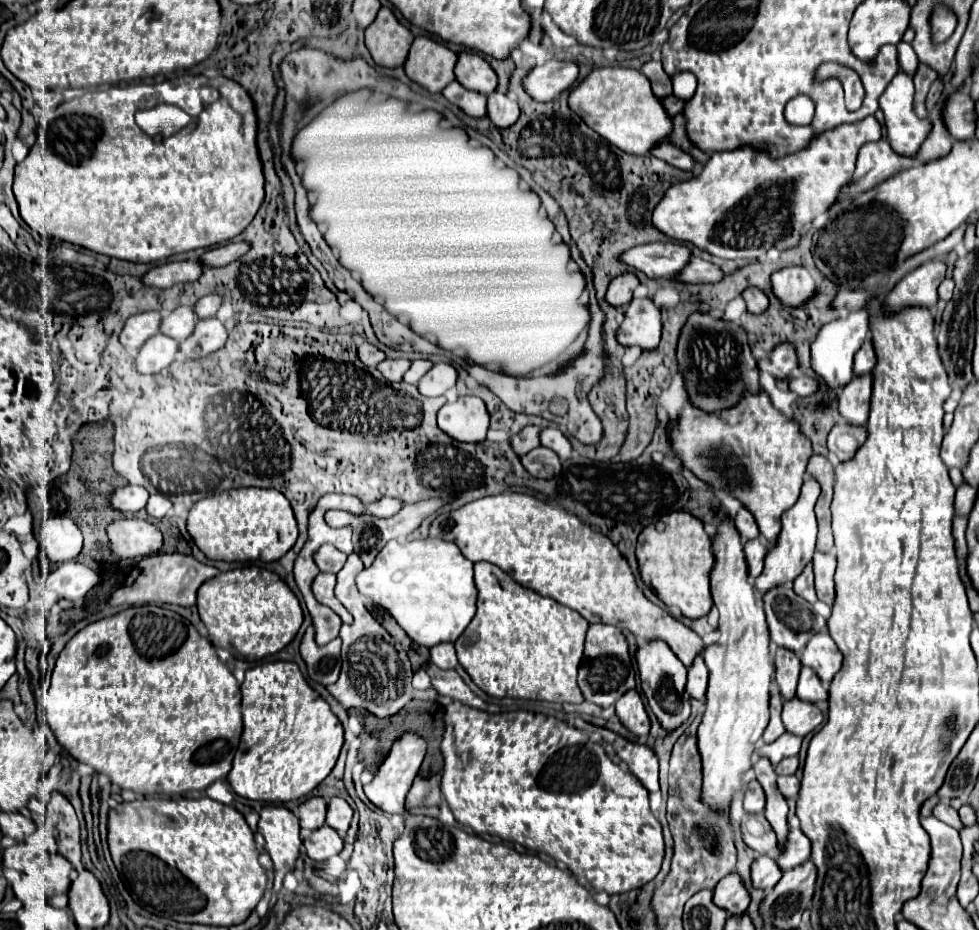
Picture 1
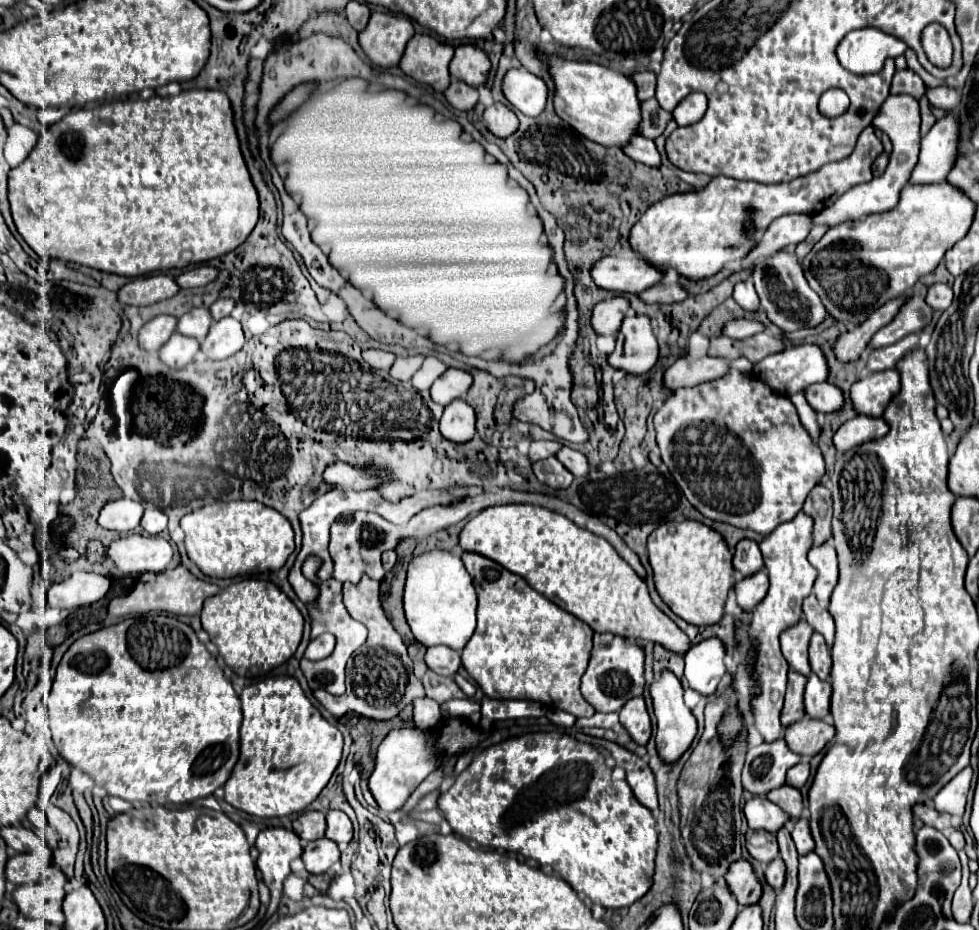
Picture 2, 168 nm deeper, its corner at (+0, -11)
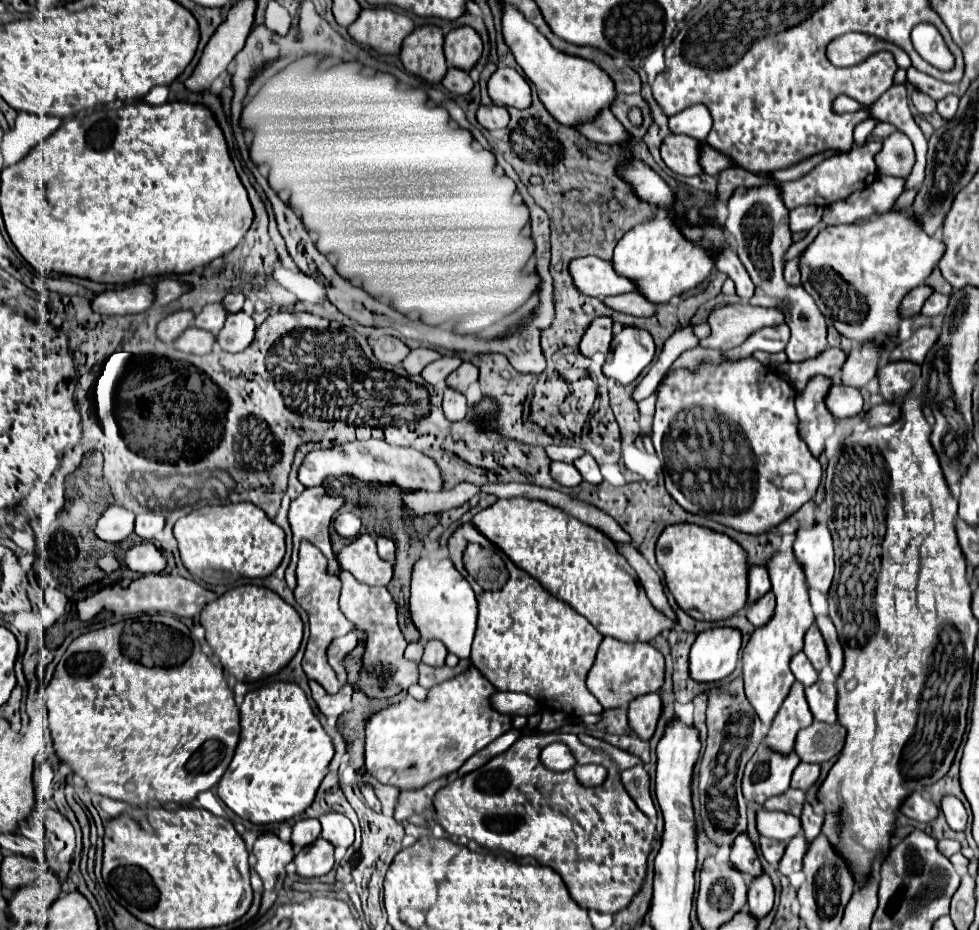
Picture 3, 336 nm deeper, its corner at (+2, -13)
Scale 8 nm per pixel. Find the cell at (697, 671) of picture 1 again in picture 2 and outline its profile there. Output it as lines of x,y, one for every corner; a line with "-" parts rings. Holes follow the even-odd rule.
716,636
694,644
684,656
686,660
684,678
688,686
704,696
714,694
718,684
726,676
724,656
726,656
724,642

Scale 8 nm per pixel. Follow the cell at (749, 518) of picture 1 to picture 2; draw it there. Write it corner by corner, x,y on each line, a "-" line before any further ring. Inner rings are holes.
742,540
738,546
736,546
736,554
734,554
734,568
744,576
752,576
756,572
760,572
764,568
764,560
762,560
762,554
760,554
760,548
756,542
752,540

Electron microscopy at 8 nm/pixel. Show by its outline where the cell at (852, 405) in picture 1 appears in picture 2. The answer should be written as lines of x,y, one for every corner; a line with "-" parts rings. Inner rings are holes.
896,368
872,372
852,386
852,402
860,414
882,416
890,400
900,392
900,372

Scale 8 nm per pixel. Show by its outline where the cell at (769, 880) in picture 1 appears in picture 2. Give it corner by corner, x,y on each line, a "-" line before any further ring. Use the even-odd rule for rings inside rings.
778,856
778,858
774,858
768,866
766,866
766,880
768,880
768,884
774,888
774,890
778,890
778,888
782,888
784,886
784,880
786,880
786,864
784,864
784,860

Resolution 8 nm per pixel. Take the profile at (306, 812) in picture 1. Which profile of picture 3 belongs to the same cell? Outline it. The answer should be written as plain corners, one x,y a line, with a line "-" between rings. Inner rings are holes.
306,818
296,822
296,826
292,828
292,844
296,848
304,848
308,844
312,844
316,838
320,836
320,822
314,818

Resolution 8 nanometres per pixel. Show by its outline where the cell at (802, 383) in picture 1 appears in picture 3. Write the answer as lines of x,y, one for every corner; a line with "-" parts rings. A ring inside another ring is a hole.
834,382
830,386
830,396
826,396
826,406
830,408
832,416
848,418
848,416
854,416
854,414
862,412
864,400
862,400
862,396
856,388

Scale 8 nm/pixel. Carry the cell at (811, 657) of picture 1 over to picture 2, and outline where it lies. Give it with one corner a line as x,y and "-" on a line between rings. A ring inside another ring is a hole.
814,632
812,638
810,638
810,666
812,666
812,672
818,674
818,678
828,678
830,674
830,666
832,666
832,660
830,660
830,652
828,652
828,646
822,638
822,634

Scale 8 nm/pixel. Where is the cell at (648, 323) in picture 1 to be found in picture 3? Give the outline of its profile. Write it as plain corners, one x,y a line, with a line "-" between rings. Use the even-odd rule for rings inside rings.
624,326
624,330
612,340
612,352
602,366
602,372
626,386
638,378
652,358
654,340
650,332
636,326

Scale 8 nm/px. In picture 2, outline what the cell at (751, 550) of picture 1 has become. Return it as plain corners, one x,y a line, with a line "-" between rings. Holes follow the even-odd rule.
762,570
760,574
754,574
752,578
744,578
736,584
736,602
744,612
752,612
754,606
758,606
766,592
768,592
768,576

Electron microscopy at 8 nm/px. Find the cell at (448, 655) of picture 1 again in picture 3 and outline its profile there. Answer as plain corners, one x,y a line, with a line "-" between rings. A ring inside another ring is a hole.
430,640
430,642
426,642
426,646
424,646
422,662
428,664
428,666
434,666
434,668
440,668
440,666
444,664
446,656
448,656
446,646
444,646
442,642
438,642
438,640

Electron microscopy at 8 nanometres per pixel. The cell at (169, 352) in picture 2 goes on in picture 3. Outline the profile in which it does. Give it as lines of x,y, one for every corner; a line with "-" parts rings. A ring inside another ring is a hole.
186,328
186,332
182,332
182,336
178,336
178,340
174,342
174,348
180,352
188,352
188,354
208,354
214,346
214,334
200,330
200,328

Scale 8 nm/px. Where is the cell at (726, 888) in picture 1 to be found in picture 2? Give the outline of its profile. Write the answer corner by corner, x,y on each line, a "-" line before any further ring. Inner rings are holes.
740,858
736,862
732,862
732,868
726,872
726,882
732,890
732,894
736,896
736,900
740,902
740,906
758,902
762,896
762,884
754,874
754,868
748,860

